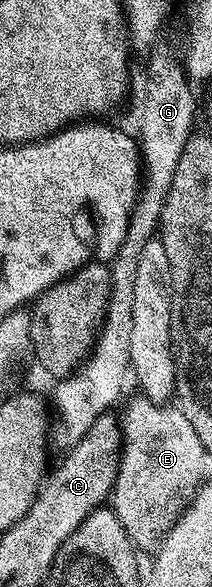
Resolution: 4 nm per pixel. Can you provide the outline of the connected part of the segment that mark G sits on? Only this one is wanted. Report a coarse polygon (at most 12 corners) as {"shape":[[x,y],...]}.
{"shape":[[149,52],[140,186],[110,263],[106,315],[54,391],[56,441],[75,445],[130,373],[137,266],[161,226],[194,127],[181,58]]}

